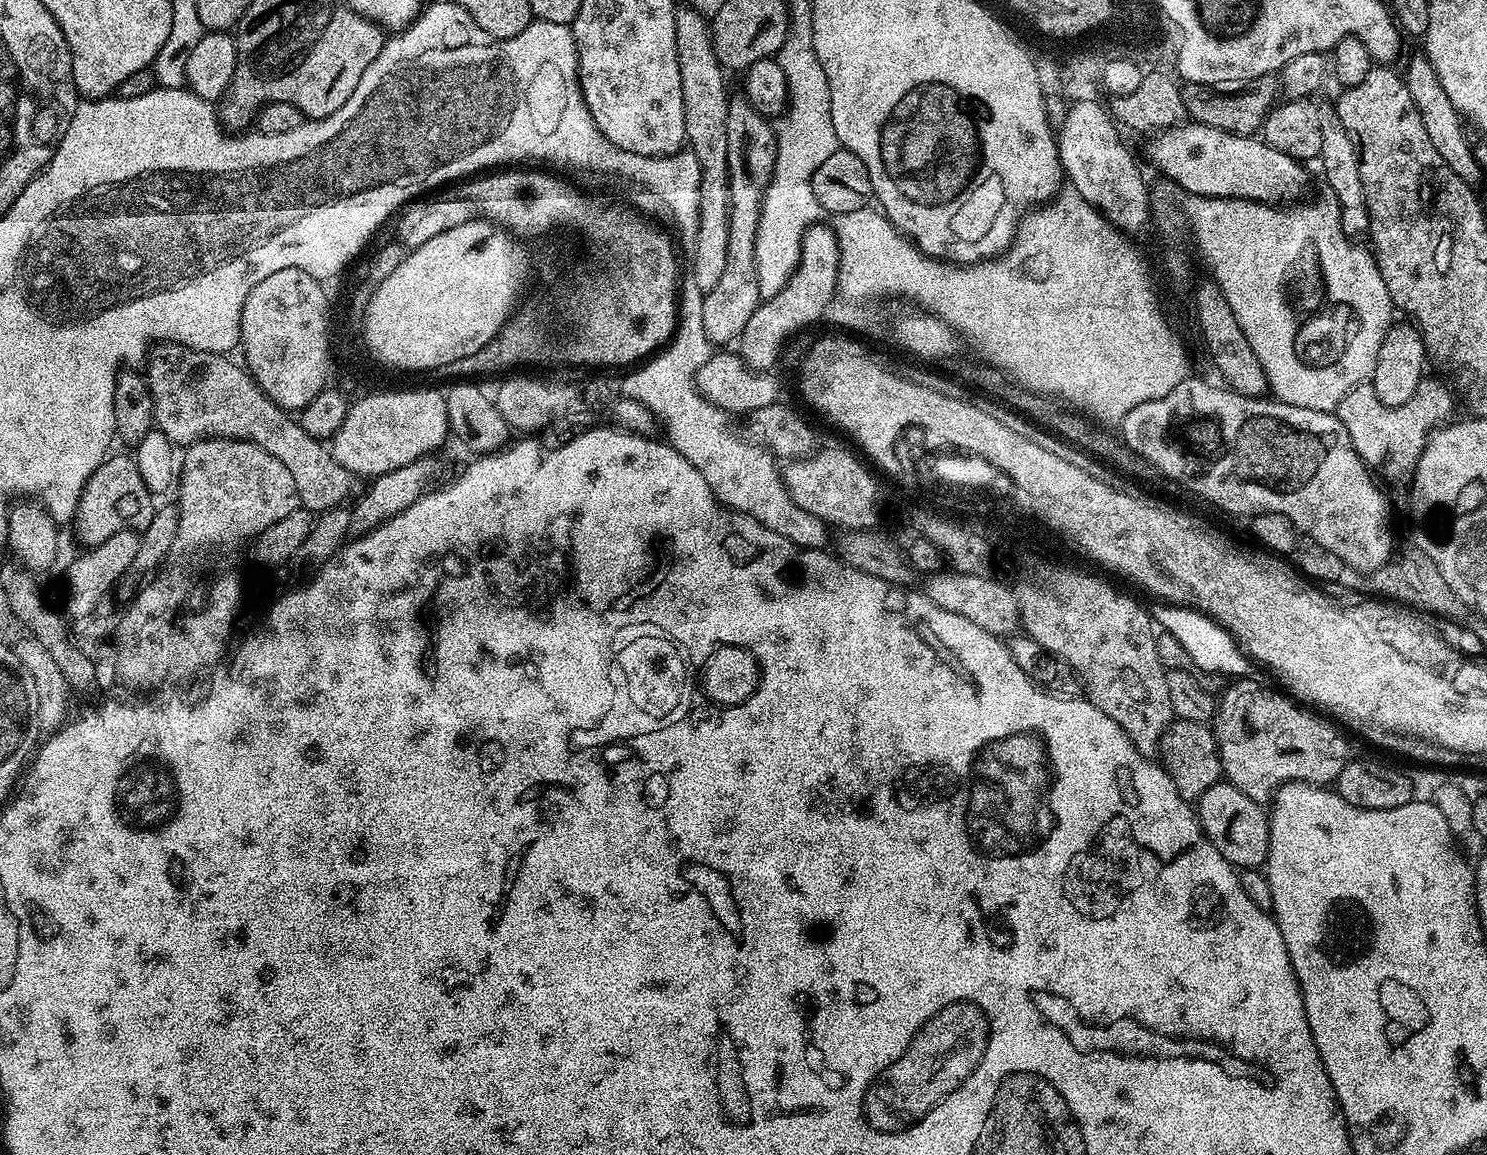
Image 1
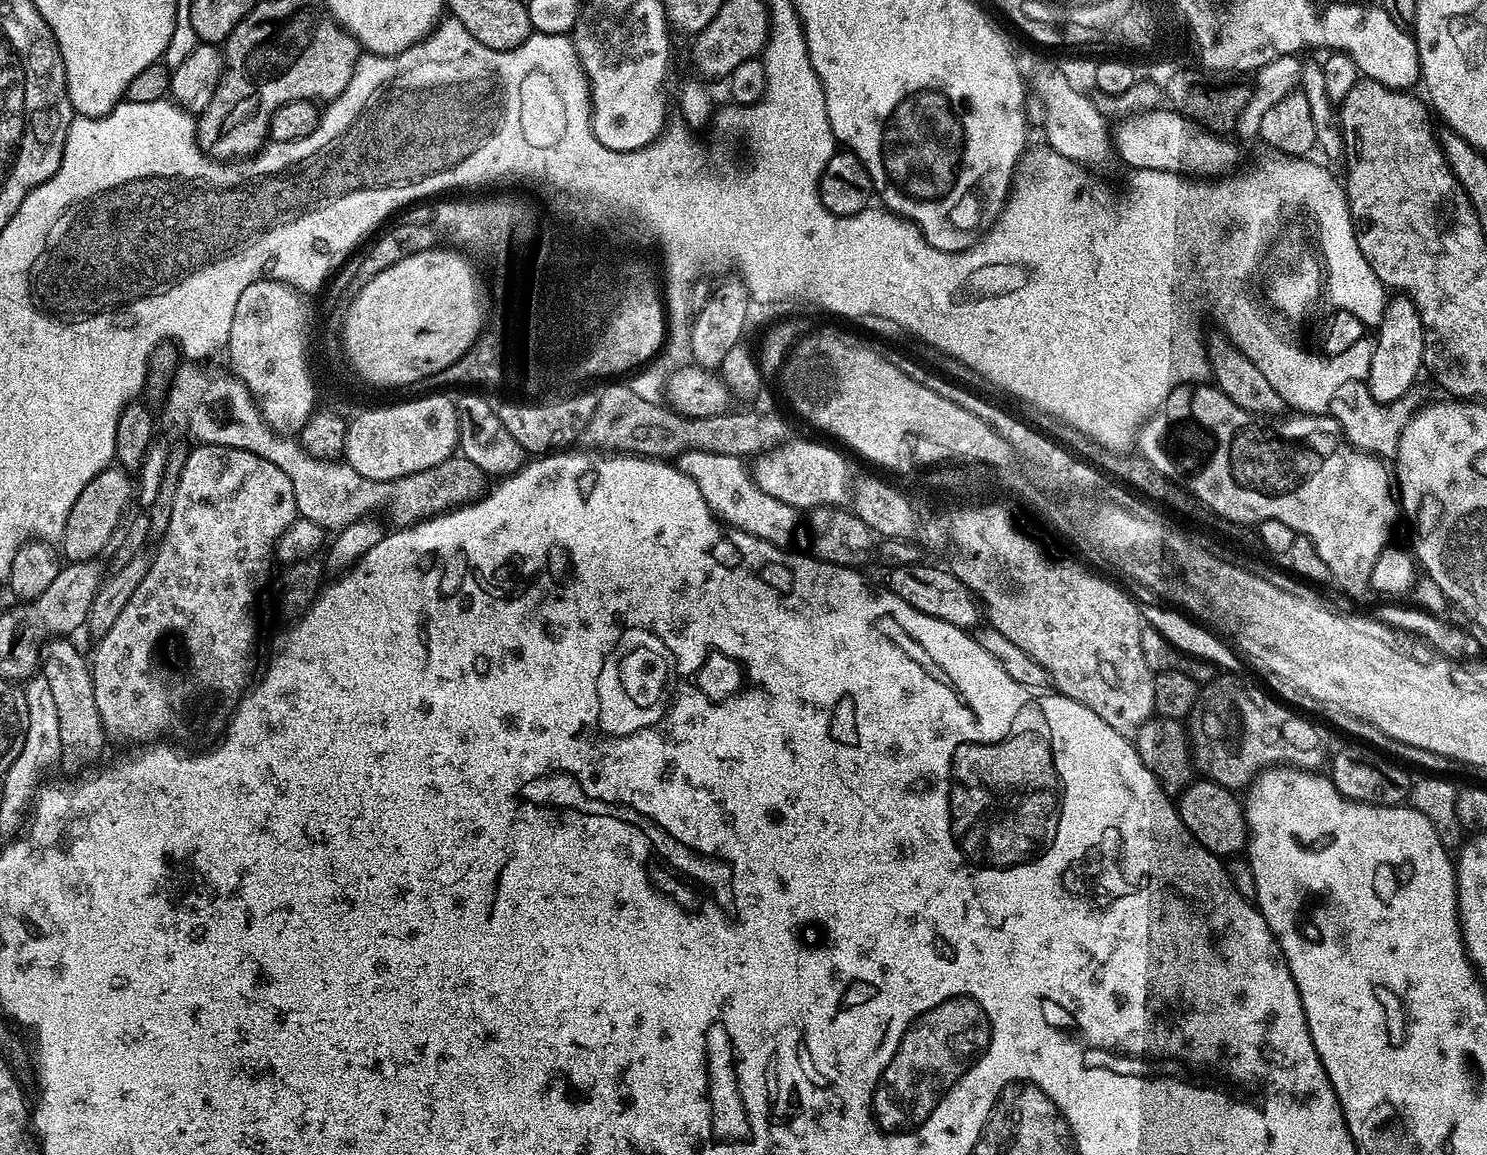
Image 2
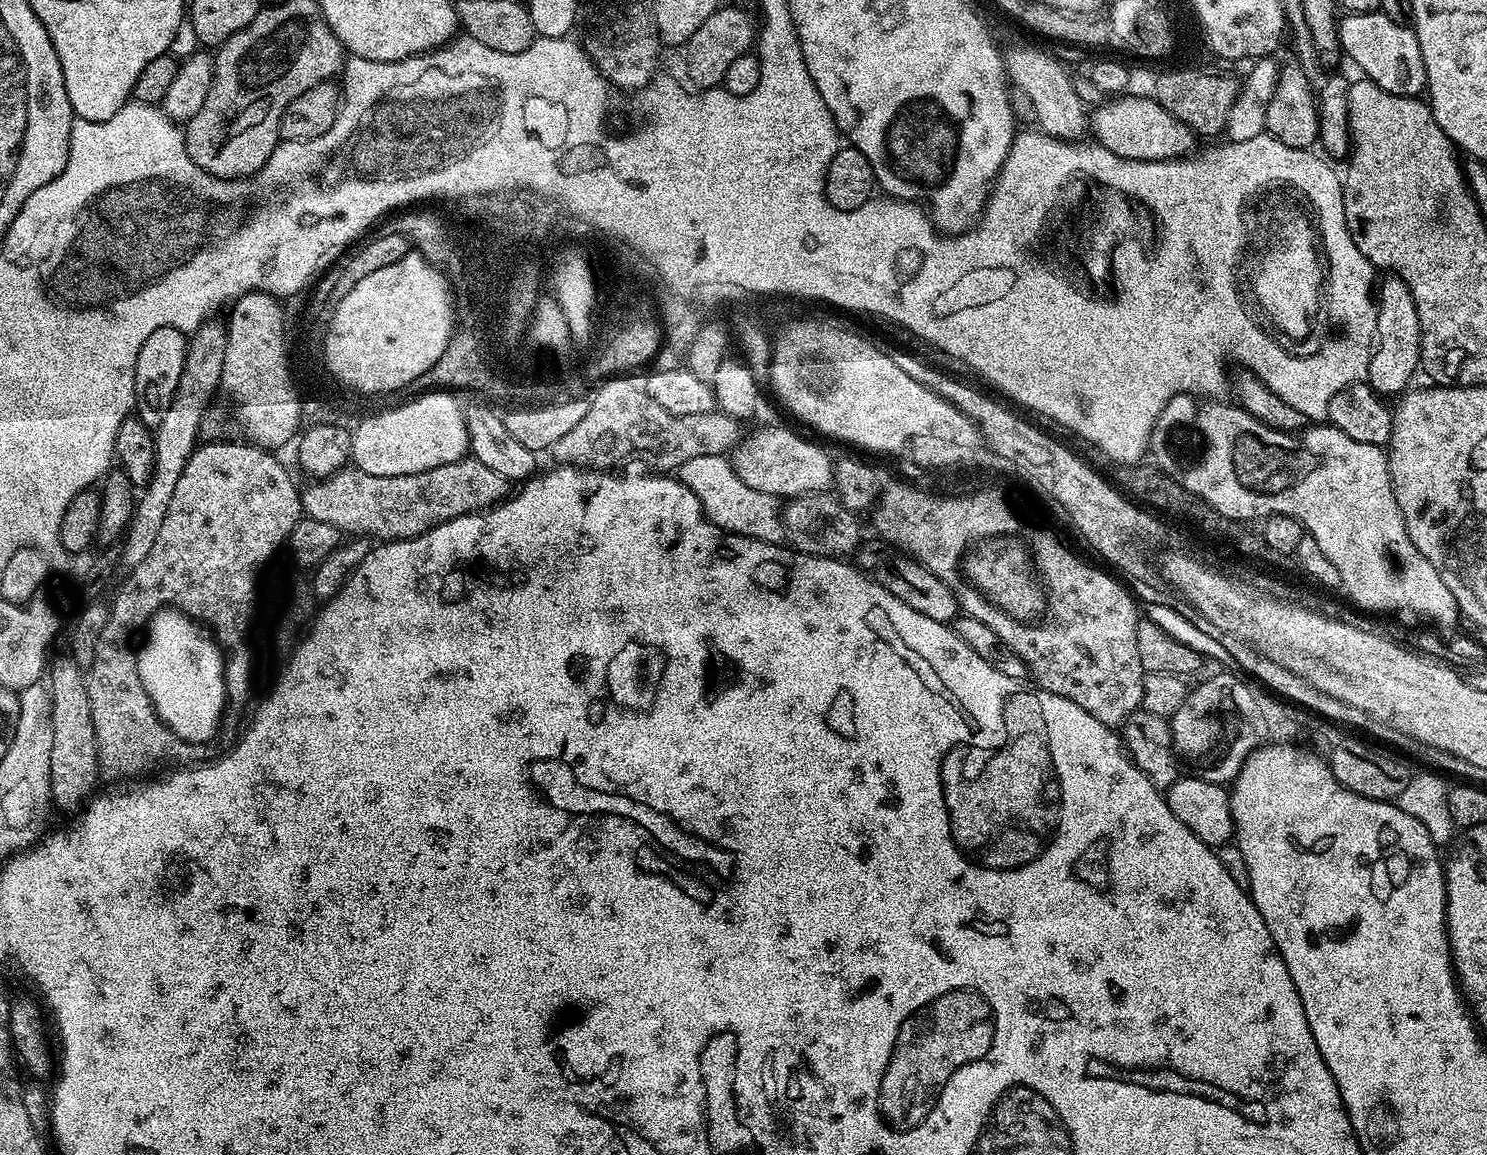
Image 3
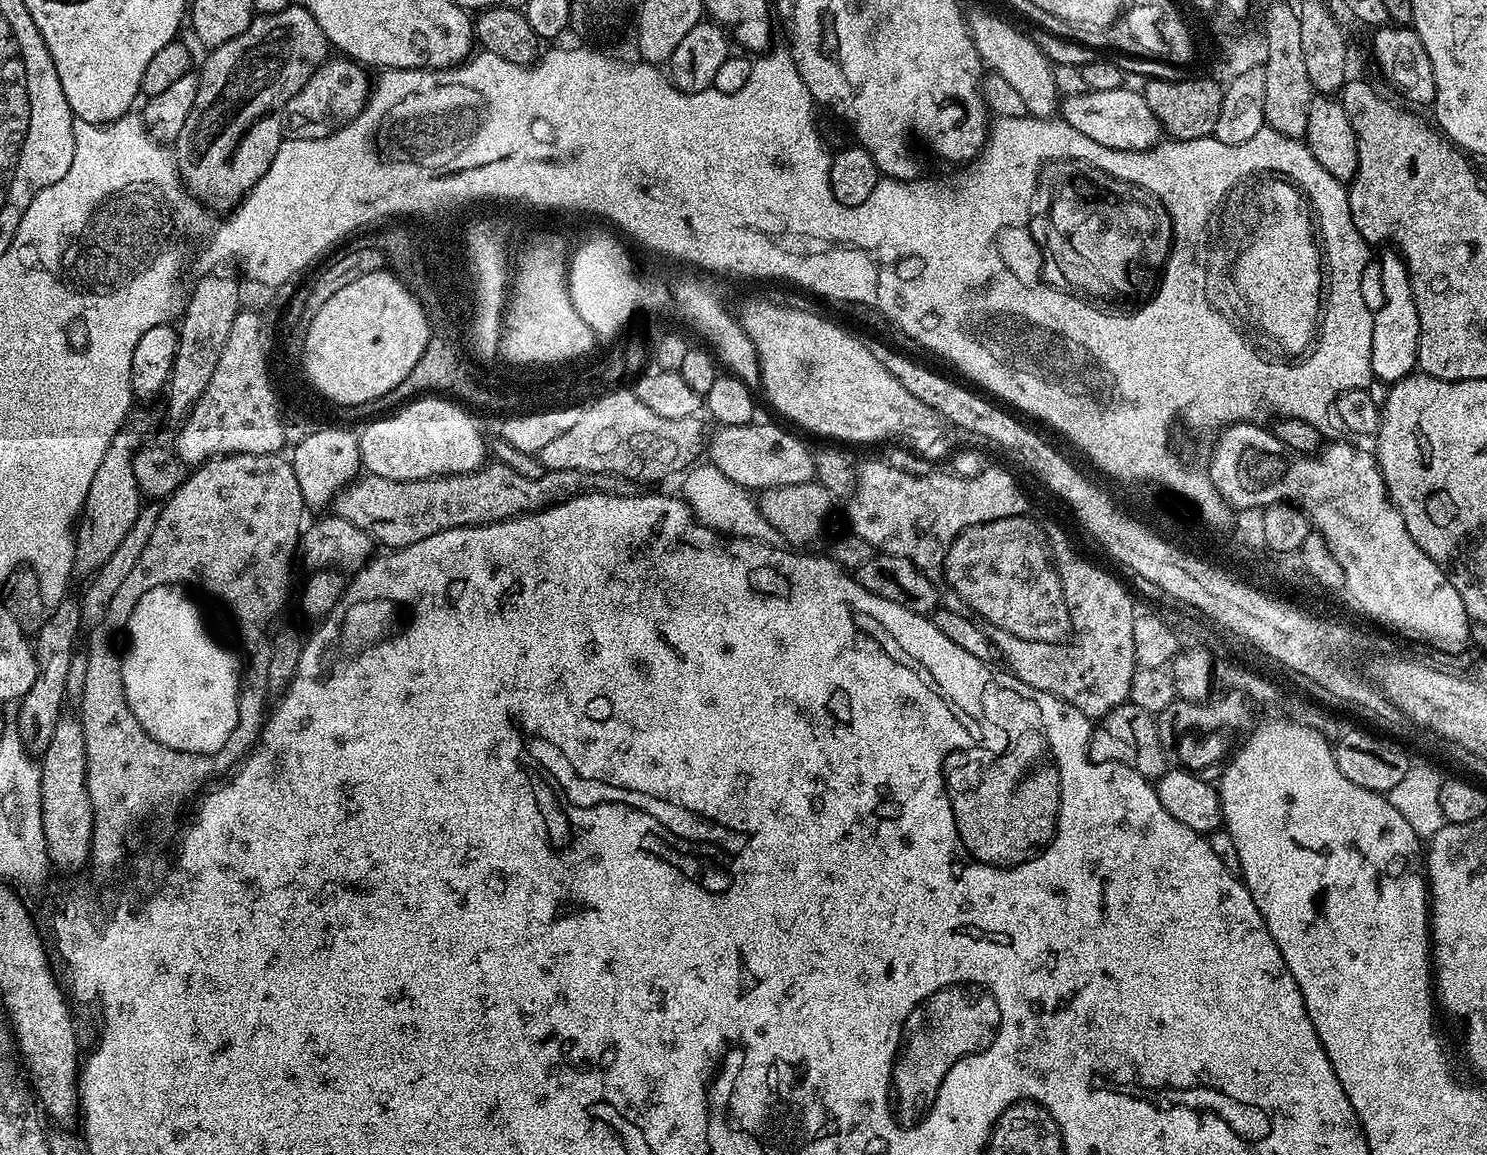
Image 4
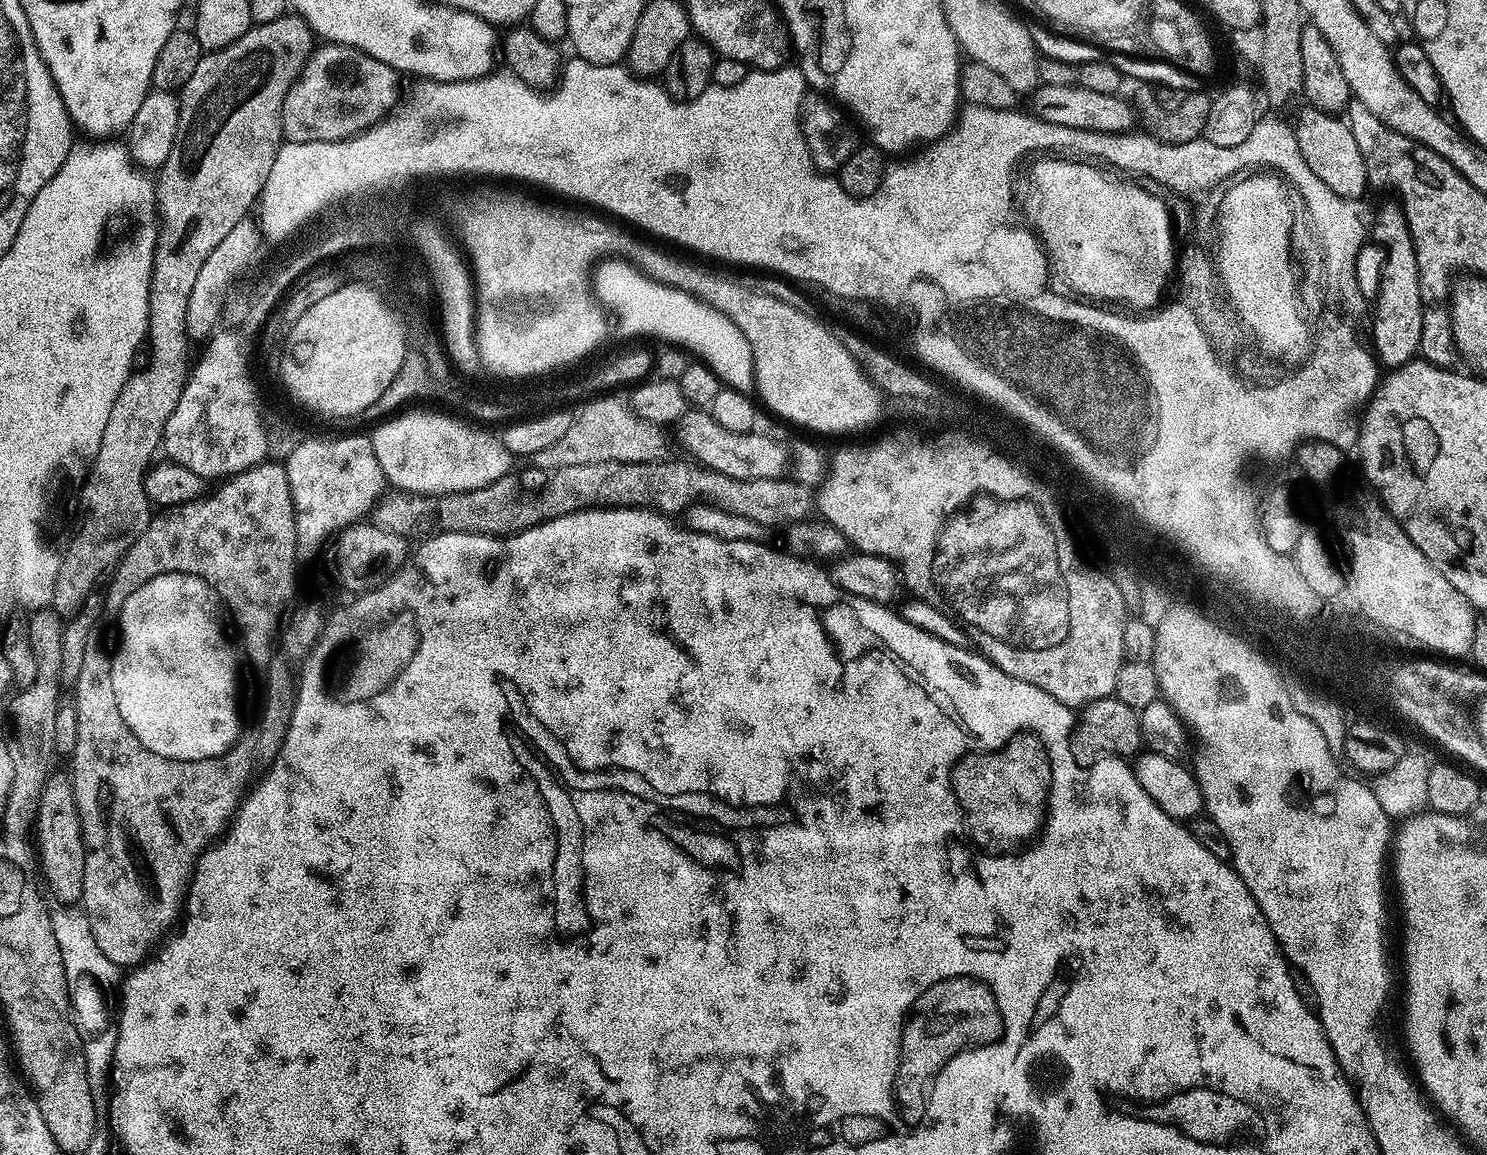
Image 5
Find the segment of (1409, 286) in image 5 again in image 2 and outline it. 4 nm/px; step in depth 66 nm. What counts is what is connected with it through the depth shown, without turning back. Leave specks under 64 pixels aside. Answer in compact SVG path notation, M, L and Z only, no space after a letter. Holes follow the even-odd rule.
M1396 294L1385 303L1384 317L1374 336L1367 386L1374 400L1389 404L1413 389L1413 382L1423 367L1424 327L1412 301L1403 294Z

